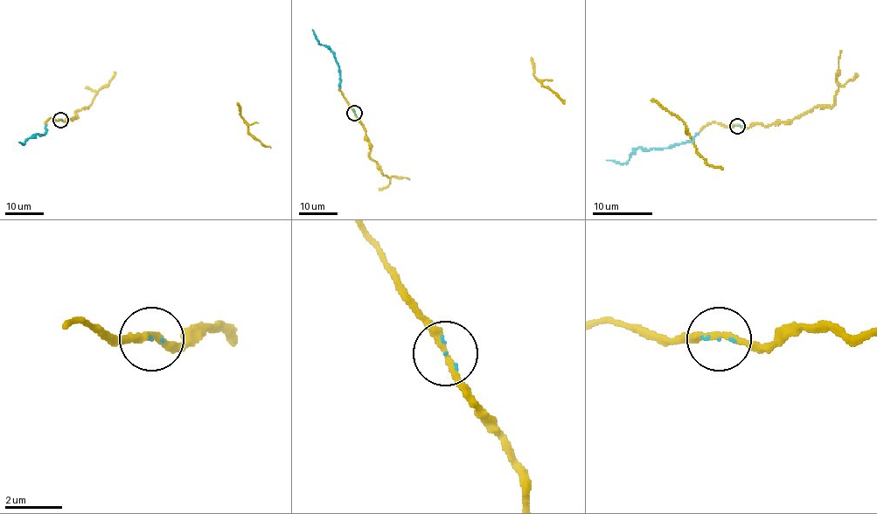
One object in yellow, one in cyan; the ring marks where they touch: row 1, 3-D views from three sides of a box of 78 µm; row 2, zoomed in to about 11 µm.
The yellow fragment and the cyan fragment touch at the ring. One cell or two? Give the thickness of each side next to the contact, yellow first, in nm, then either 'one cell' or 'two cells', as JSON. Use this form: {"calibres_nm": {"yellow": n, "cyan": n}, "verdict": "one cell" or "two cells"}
{"calibres_nm": {"yellow": 240, "cyan": 60}, "verdict": "one cell"}

